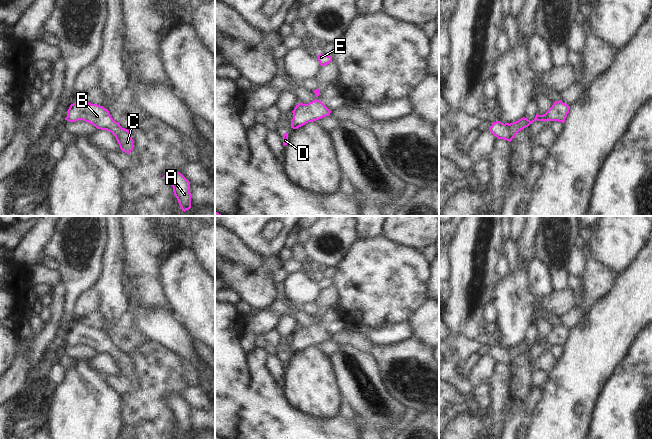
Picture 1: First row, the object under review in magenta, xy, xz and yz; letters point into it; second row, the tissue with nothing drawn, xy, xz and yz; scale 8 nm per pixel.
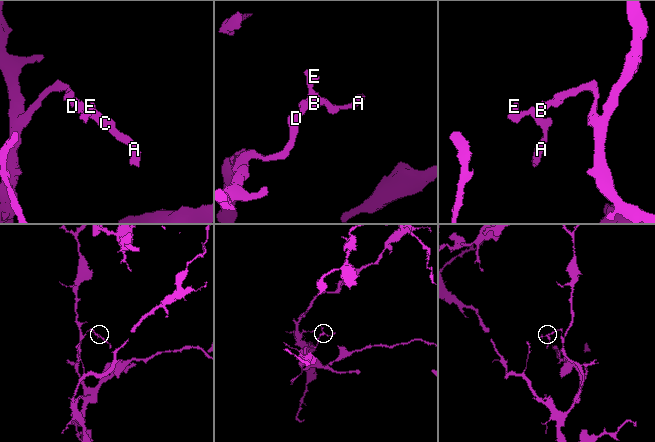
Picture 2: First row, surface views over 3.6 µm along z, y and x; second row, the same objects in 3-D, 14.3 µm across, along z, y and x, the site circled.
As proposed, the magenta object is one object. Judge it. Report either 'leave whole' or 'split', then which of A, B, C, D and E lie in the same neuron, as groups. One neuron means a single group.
leave whole | A B C D E

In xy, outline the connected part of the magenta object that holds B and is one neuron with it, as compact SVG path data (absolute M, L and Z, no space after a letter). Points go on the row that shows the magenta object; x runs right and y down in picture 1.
M78 98L70 105L65 120L69 122L83 120L97 129L107 130L115 136L123 152L130 154L133 150L133 139L129 130L122 128L119 122L114 121L109 111L103 106Z

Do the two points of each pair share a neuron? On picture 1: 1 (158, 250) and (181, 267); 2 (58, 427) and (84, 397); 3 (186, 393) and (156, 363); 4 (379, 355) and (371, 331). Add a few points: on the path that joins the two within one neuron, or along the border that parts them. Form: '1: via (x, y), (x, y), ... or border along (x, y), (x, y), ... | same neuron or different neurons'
1: border along (171, 253), (160, 266), (159, 279) | different neurons
2: via (65, 420), (81, 404) | same neuron
3: border along (187, 385), (181, 390), (180, 396) | different neurons
4: border along (398, 341), (383, 345), (373, 344) | different neurons

